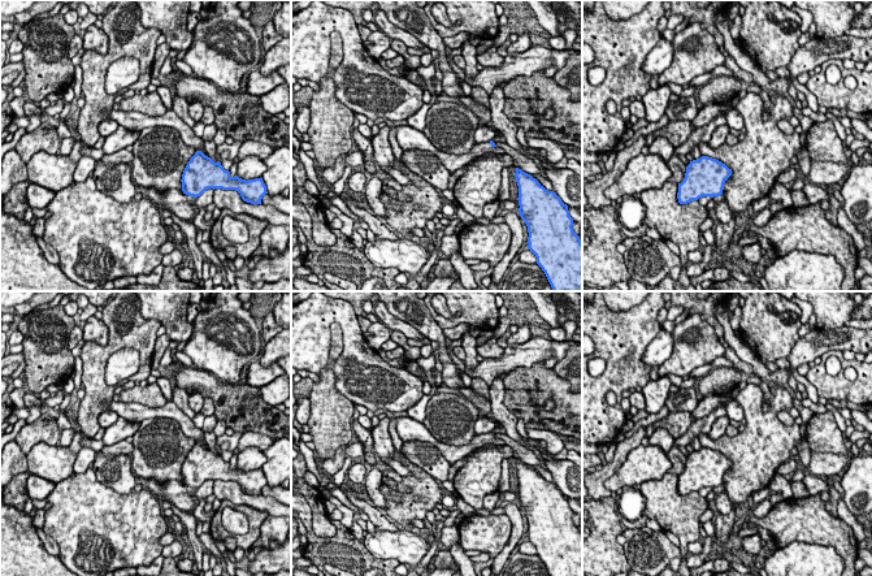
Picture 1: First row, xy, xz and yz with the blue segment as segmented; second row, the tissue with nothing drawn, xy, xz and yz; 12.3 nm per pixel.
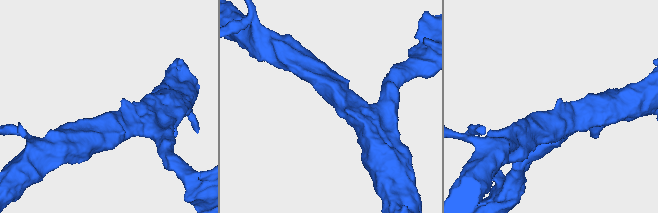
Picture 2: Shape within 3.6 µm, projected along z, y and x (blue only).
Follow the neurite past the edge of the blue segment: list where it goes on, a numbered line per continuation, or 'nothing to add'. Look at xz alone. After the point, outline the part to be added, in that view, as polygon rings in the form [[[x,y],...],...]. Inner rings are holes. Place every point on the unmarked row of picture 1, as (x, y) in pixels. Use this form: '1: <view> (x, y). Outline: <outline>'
1: xz (452, 454). Outline: [[[490,433],[480,434],[474,437],[473,441],[463,446],[450,446],[444,443],[438,443],[435,447],[442,452],[442,455],[454,465],[457,460],[463,459],[468,454],[473,452],[476,449],[481,449],[485,445],[498,443],[498,438],[493,438]]]

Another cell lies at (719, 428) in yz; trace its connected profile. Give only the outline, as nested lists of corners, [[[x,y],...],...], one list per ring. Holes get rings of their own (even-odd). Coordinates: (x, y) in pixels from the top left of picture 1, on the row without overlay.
[[[721,416],[719,417],[713,425],[712,425],[712,429],[711,432],[708,433],[708,436],[712,438],[712,439],[717,439],[719,437],[721,437],[723,434],[725,434],[726,432],[726,426],[729,425],[729,417],[728,416]]]

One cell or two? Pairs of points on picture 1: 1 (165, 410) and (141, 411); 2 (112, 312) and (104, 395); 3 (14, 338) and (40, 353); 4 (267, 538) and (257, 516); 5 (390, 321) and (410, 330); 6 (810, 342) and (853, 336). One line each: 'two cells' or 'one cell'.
1: one cell
2: one cell
3: two cells
4: two cells
5: one cell
6: one cell

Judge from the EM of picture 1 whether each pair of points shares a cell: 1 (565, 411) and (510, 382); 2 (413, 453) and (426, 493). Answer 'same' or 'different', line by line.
1: same
2: different

